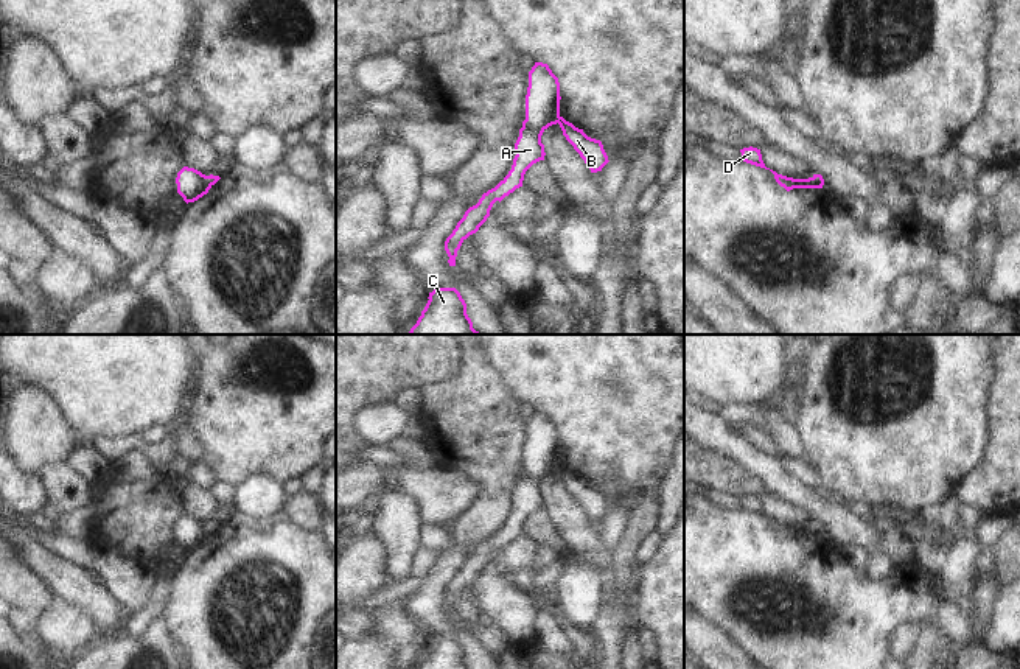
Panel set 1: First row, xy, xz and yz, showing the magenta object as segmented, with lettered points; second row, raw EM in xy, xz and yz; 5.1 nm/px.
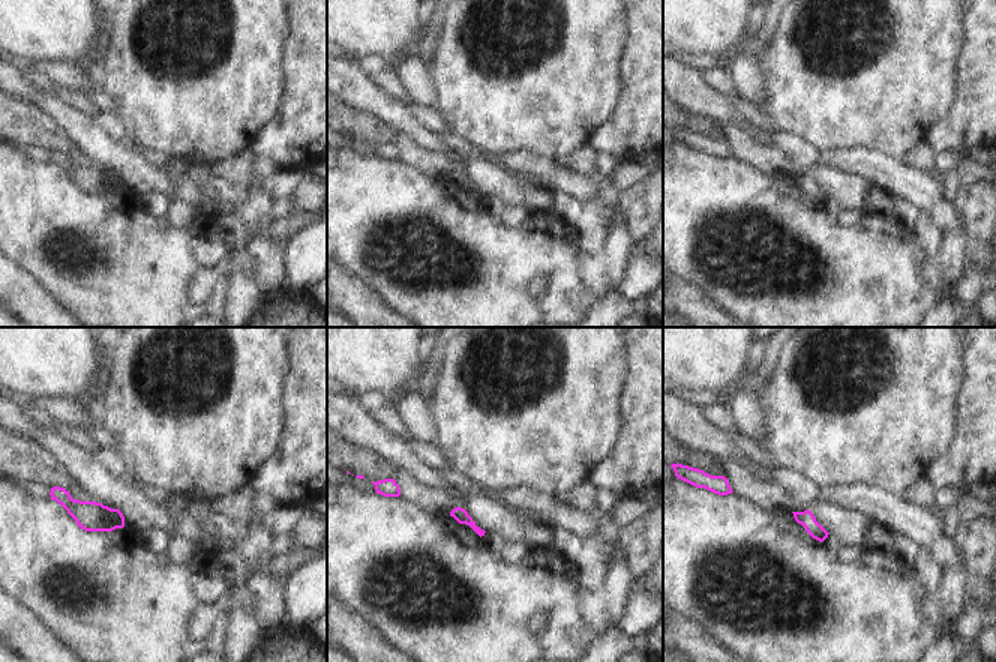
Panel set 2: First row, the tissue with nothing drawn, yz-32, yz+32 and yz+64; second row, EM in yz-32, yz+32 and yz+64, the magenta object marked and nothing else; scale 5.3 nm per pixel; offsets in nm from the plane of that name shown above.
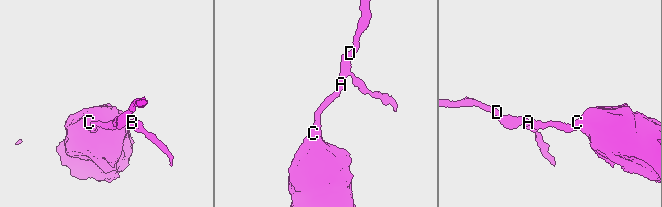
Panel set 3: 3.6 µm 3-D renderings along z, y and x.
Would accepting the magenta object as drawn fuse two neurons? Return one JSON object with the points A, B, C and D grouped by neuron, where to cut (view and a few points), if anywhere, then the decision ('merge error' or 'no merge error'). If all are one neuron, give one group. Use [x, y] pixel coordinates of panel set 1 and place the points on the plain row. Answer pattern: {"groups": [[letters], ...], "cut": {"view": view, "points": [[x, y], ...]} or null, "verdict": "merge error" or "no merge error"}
{"groups": [["A", "C", "D"], ["B"]], "cut": {"view": "xz", "points": [[558, 464], [557, 470]]}, "verdict": "merge error"}

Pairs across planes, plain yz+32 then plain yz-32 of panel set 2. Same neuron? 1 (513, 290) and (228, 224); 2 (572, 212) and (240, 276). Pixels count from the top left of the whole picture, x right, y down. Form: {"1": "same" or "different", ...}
{"1": "different", "2": "different"}

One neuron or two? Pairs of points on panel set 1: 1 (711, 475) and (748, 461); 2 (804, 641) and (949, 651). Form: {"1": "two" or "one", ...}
{"1": "two", "2": "two"}

